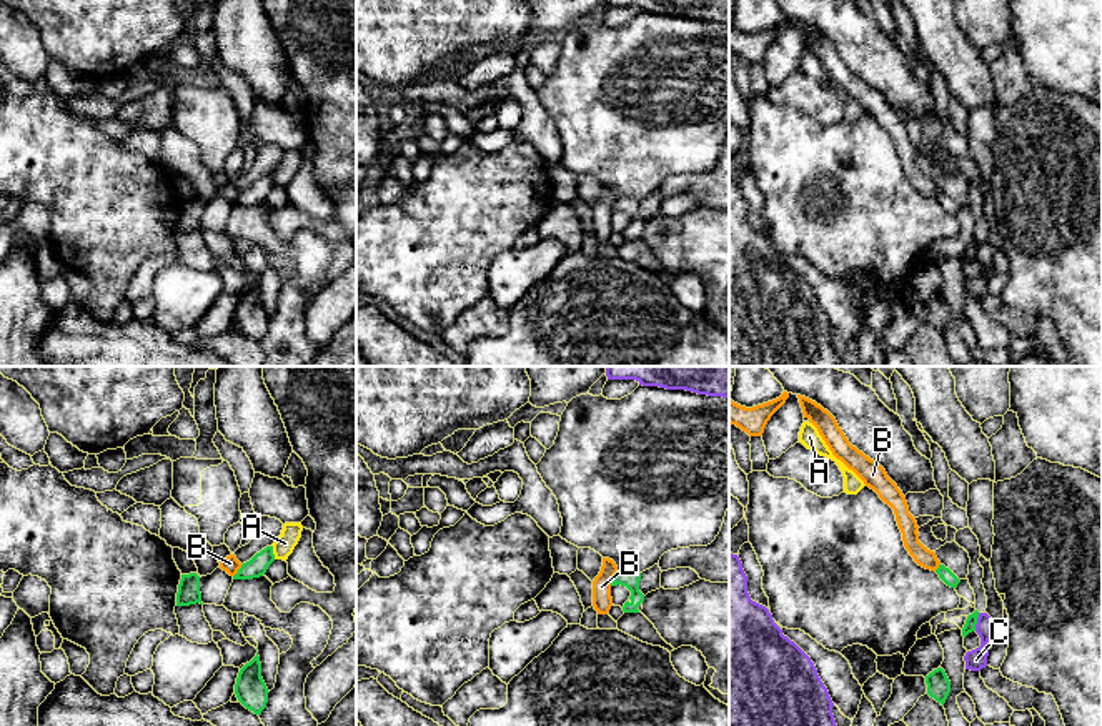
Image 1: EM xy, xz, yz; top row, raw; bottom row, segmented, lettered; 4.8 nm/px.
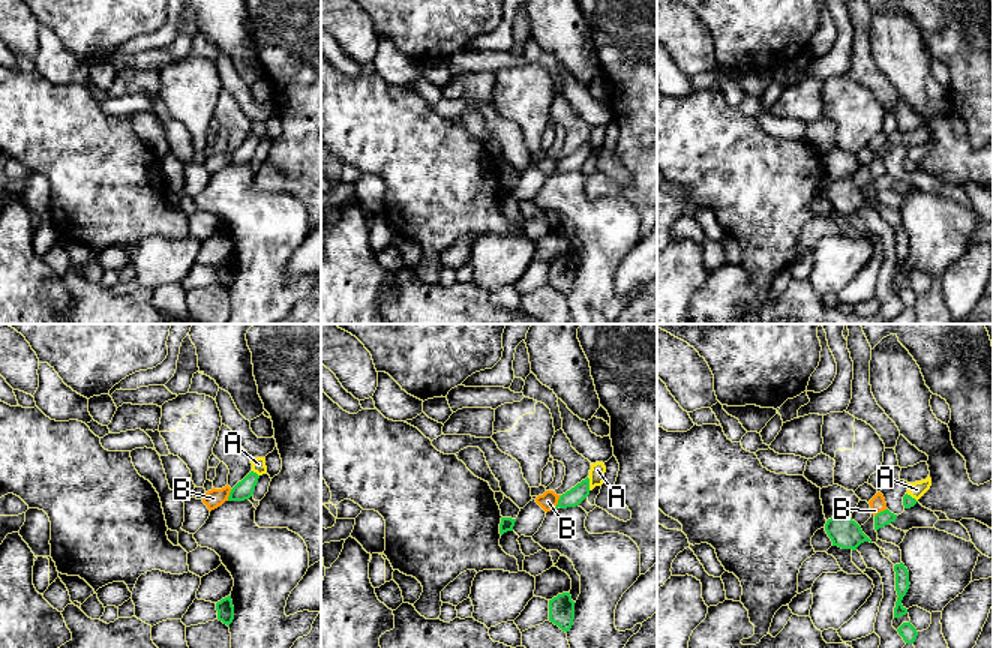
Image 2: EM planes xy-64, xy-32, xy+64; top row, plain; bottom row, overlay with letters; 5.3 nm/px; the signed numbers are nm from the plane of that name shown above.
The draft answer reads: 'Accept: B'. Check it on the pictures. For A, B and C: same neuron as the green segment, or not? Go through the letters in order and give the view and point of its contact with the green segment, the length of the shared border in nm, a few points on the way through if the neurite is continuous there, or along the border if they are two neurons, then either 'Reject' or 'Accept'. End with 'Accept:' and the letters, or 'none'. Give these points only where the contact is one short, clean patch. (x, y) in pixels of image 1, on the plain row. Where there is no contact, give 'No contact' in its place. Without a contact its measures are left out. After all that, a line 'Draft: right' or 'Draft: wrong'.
A: Touches green at xy (272, 179). Shared border 70 nm. Path across: xy (257, 193), (272, 179), (285, 170). Accept
B: Touches green at xz (613, 205). Shared border 80 nm. Boundary: xz (618, 198), (610, 212). Reject
C: Touches green at yz (976, 248). Shared border 90 nm. Boundary: yz (979, 240), (974, 257). Reject
Accept: A
Draft: wrong

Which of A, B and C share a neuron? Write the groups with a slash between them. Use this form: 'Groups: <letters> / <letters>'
Groups: A / B / C

